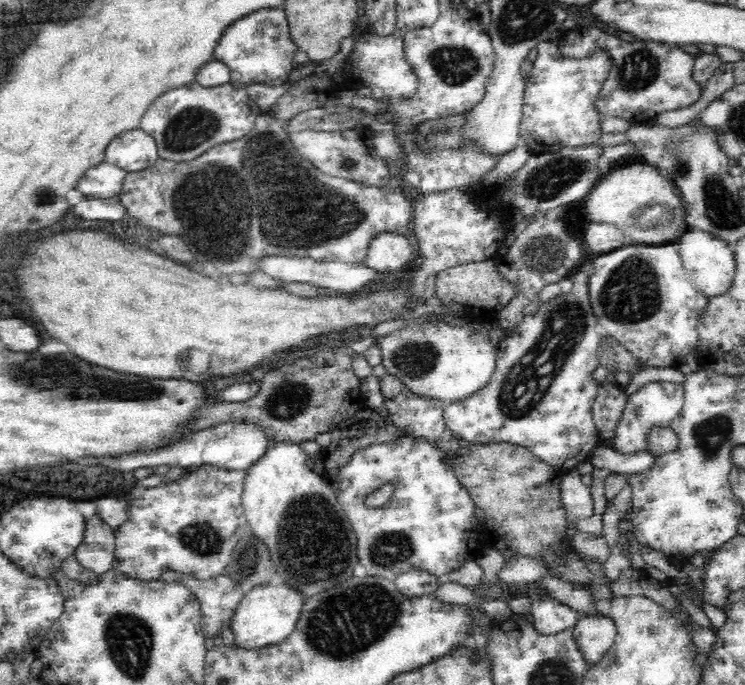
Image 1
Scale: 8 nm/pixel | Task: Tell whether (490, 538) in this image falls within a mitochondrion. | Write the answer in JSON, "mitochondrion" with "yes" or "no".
{"mitochondrion":"no"}

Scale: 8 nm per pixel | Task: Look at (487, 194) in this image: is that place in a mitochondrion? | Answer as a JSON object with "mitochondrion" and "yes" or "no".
{"mitochondrion":"no"}

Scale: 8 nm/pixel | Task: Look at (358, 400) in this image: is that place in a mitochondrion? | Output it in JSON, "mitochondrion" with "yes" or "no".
{"mitochondrion":"no"}

